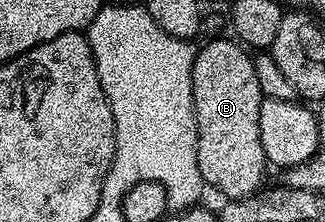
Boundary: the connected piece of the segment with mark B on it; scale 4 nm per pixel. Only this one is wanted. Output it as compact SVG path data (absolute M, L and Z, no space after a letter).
M209 40L204 46L201 44L194 59L192 94L196 112L198 171L202 171L205 186L212 188L213 185L222 198L247 198L261 192L265 184L266 162L262 134L258 131L262 98L252 57L244 54L245 50L235 40L226 40Z

